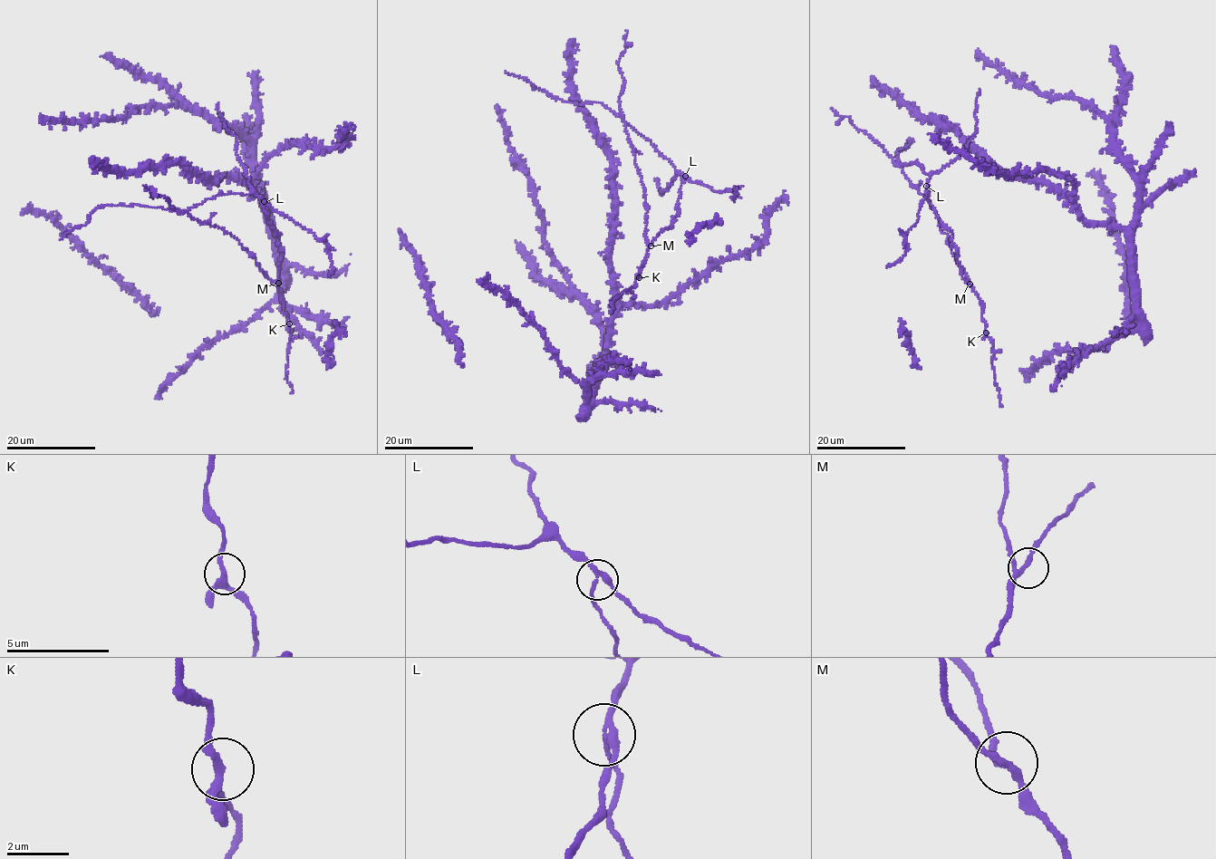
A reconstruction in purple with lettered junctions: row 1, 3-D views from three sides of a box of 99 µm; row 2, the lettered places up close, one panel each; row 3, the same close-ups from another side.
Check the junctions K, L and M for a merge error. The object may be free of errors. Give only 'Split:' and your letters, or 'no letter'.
Split: L

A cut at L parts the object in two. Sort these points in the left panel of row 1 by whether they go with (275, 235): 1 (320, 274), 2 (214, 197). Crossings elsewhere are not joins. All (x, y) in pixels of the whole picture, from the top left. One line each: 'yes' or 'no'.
1: yes
2: no

